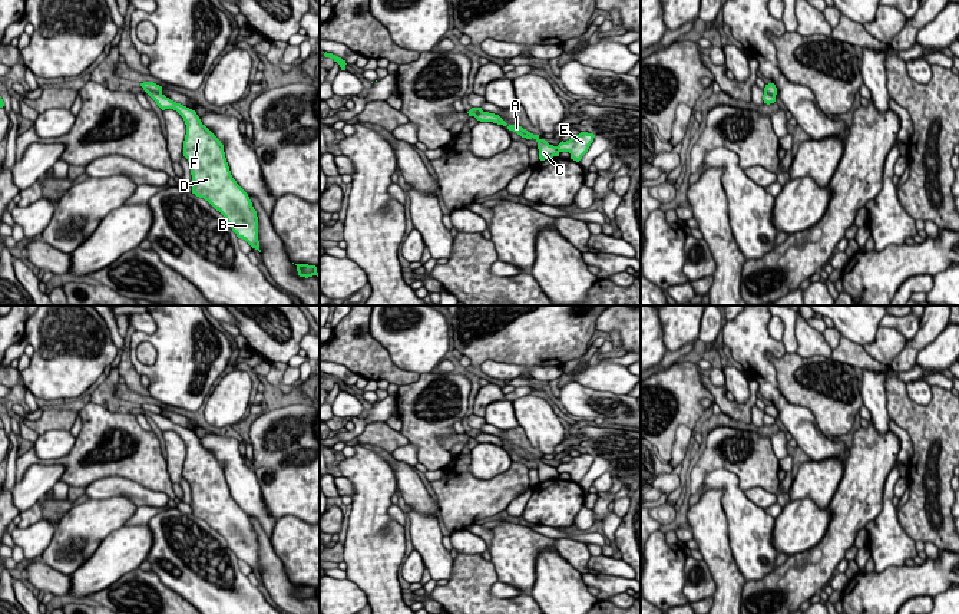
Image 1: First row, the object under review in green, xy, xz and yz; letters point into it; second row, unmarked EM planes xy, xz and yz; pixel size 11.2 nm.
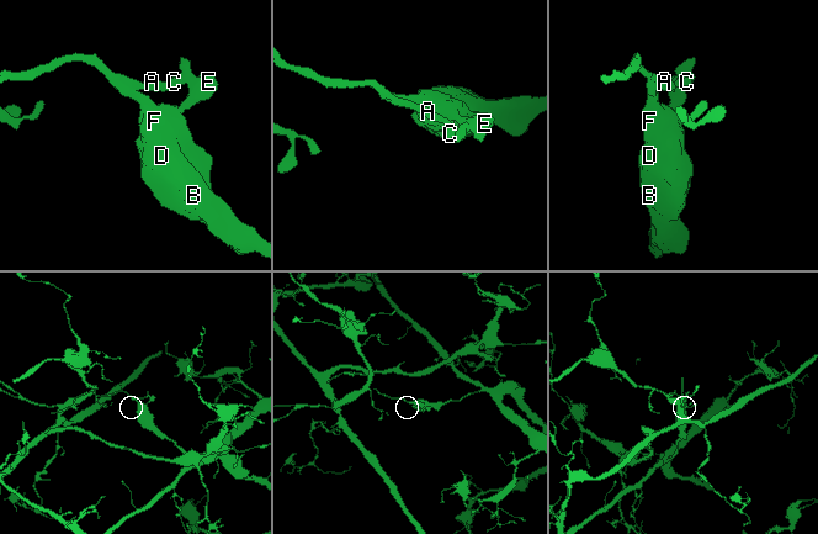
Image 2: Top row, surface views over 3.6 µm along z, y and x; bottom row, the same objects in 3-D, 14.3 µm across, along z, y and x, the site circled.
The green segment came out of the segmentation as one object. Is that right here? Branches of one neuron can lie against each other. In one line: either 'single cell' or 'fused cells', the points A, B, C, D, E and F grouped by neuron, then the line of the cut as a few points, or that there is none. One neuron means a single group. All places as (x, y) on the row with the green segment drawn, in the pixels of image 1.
fused cells; A C / B D E F; cut in xy along (146, 91), (161, 93)

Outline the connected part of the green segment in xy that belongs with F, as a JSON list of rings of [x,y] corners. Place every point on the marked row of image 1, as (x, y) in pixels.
[[[146,93],[162,110],[173,109],[185,121],[183,156],[191,165],[192,194],[208,201],[225,217],[238,238],[261,252],[257,211],[248,194],[232,178],[221,141],[201,122],[195,110],[162,93]]]

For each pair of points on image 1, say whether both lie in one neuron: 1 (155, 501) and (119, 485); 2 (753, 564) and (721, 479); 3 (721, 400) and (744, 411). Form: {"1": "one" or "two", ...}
{"1": "one", "2": "one", "3": "one"}

